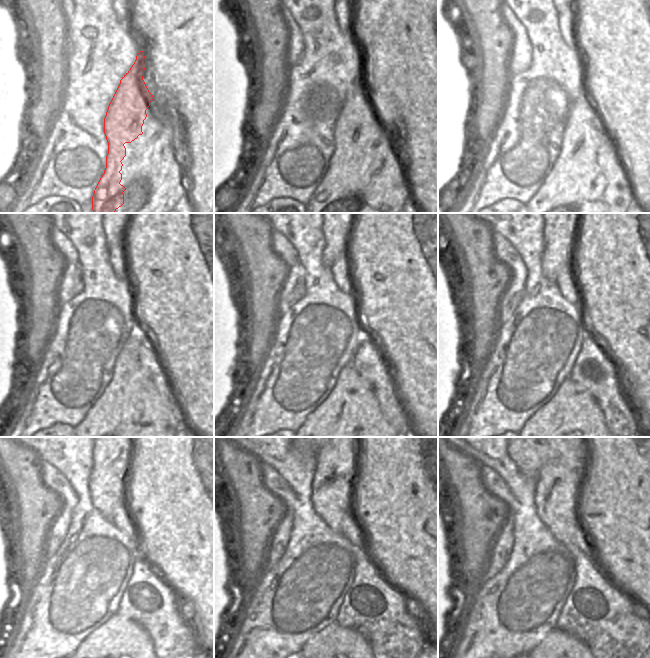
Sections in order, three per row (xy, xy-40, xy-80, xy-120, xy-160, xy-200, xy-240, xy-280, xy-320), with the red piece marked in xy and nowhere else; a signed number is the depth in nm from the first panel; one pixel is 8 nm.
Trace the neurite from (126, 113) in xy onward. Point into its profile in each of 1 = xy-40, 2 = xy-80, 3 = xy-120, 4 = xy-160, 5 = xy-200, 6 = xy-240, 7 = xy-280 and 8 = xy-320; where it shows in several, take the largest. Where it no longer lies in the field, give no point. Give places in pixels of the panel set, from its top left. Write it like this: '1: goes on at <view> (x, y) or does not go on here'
1: goes on at xy-40 (351, 123)
2: goes on at xy-80 (554, 192)
3: goes on at xy-120 (105, 416)
4: goes on at xy-160 (328, 416)
5: goes on at xy-200 (553, 416)
6: goes on at xy-240 (101, 640)
7: goes on at xy-280 (326, 640)
8: goes on at xy-320 (554, 640)

